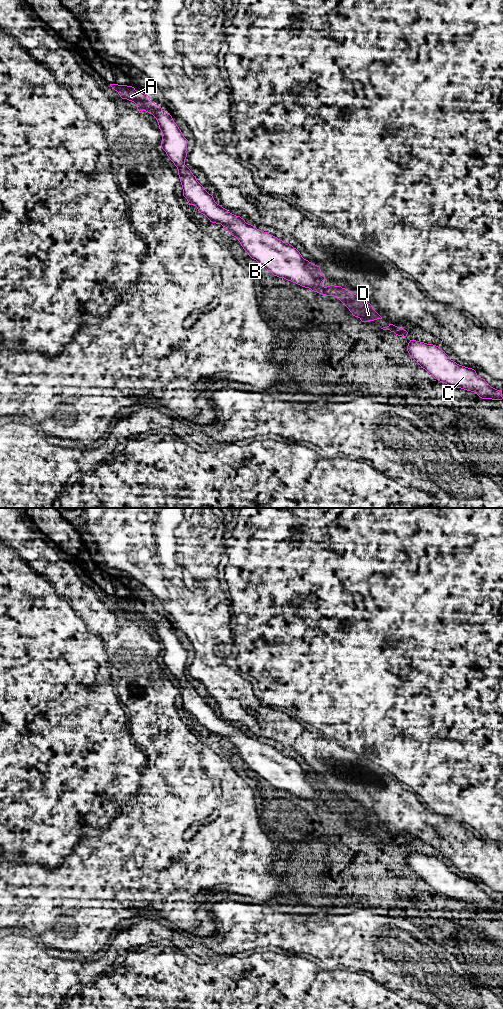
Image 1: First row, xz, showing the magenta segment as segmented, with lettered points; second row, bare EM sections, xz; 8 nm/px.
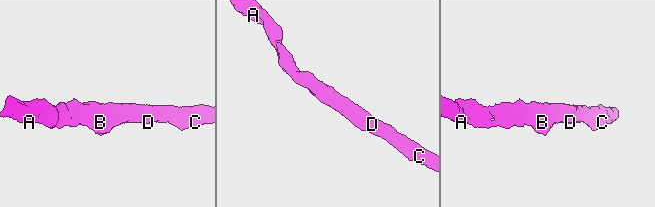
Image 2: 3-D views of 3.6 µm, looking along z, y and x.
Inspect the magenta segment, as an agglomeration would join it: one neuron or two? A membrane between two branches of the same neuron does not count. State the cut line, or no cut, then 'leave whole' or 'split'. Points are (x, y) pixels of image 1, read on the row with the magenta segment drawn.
no cut; leave whole

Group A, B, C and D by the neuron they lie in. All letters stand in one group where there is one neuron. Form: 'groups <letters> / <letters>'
groups A B C D

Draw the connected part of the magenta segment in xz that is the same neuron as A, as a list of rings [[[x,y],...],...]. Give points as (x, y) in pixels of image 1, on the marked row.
[[[110,84],[110,86],[118,92],[122,99],[134,102],[139,111],[146,111],[156,118],[159,129],[162,132],[161,147],[178,169],[183,196],[187,199],[189,205],[196,206],[199,213],[205,215],[210,222],[221,224],[225,230],[238,239],[243,249],[252,259],[256,260],[274,276],[284,278],[319,294],[338,298],[349,309],[352,315],[358,317],[362,322],[382,319],[370,303],[361,301],[356,294],[348,289],[334,285],[327,287],[322,286],[321,283],[326,279],[320,267],[304,259],[300,252],[288,242],[282,241],[268,232],[257,229],[256,226],[246,223],[240,216],[230,213],[227,209],[217,204],[213,196],[204,189],[197,181],[196,176],[194,176],[191,170],[185,165],[188,140],[184,137],[172,116],[166,113],[161,106],[152,102],[149,96],[142,93],[141,90],[136,91],[134,87],[127,85]]]

